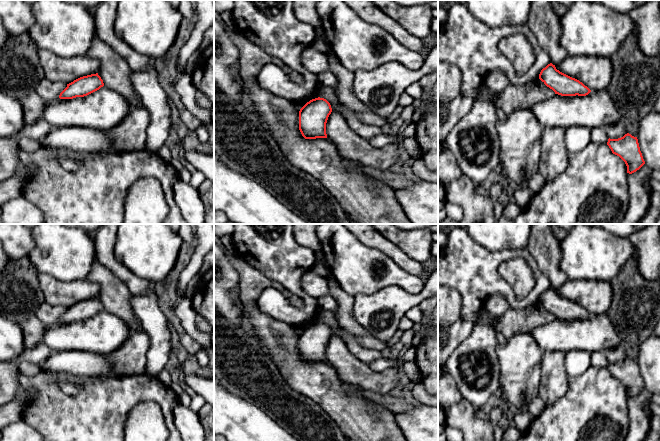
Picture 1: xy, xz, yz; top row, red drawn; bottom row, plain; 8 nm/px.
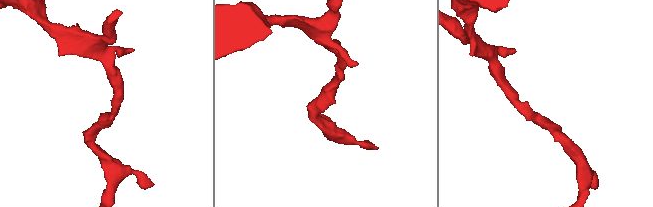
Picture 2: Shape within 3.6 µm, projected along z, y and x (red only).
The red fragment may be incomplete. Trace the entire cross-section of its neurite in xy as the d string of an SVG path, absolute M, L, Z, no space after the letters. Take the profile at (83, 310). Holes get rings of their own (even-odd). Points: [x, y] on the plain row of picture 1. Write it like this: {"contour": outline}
{"contour": "M96 298L80 301L67 308L67 311L60 317L60 323L73 323L87 320L104 310L101 301Z"}

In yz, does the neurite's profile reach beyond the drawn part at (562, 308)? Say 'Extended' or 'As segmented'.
As segmented

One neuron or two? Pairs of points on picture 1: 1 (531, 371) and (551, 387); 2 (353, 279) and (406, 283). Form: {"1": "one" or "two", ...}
{"1": "two", "2": "one"}

